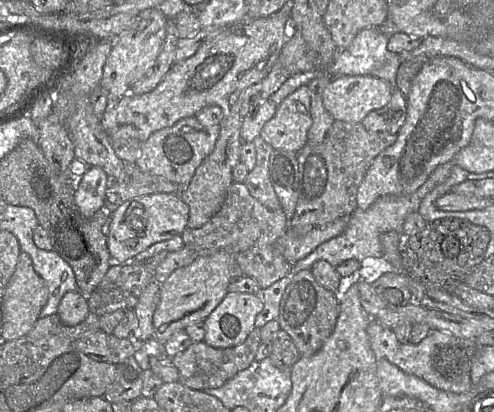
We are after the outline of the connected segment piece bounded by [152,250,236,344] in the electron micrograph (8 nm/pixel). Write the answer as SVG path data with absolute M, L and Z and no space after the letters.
M219 250L208 256L198 256L190 265L175 270L159 287L159 302L153 316L152 339L164 344L170 336L187 326L204 321L220 304L228 293L228 286L235 279L234 267L236 261L232 254Z

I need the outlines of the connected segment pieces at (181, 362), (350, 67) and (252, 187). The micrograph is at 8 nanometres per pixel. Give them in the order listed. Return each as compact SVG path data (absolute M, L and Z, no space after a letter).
M254 328L246 340L231 348L213 348L202 342L193 342L184 351L170 358L170 363L179 373L178 383L197 391L219 388L238 372L246 369L255 360L255 354L261 344L260 328Z
M379 28L363 29L348 47L337 50L332 64L323 70L331 75L331 79L341 75L373 76L395 87L402 61L399 54L387 49L388 41L389 35L382 33Z
M260 136L252 143L256 148L256 164L249 171L244 184L249 193L263 206L273 211L283 210L269 174L269 159L274 149Z

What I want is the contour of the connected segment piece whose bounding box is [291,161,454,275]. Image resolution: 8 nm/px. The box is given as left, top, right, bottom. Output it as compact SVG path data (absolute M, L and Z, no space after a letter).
M453 161L439 165L430 174L426 182L412 194L383 196L367 209L356 209L349 215L349 221L343 233L322 243L304 259L294 263L291 268L291 275L301 270L310 270L312 265L319 260L325 260L333 267L337 267L351 259L361 262L368 257L383 258L384 252L380 243L381 234L389 231L403 233L406 217L413 212L417 212L422 199L449 177L453 165Z

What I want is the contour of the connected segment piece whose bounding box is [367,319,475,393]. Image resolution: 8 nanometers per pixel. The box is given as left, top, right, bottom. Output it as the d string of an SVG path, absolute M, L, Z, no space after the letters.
M372 319L371 323L367 327L367 334L369 337L370 347L372 349L372 351L374 352L377 360L386 359L390 363L392 363L395 366L397 366L398 368L400 368L403 372L410 374L410 375L417 376L417 377L423 379L424 381L426 381L431 386L433 386L437 389L446 391L446 392L463 393L463 392L471 389L472 384L471 384L471 378L470 378L470 364L469 364L469 370L460 371L454 375L447 375L445 373L441 373L434 366L434 357L435 357L436 351L440 351L441 349L446 349L449 347L455 347L456 345L463 343L463 341L475 341L475 340L459 339L447 332L443 332L443 331L439 331L439 330L431 330L429 335L418 344L413 344L410 342L400 343L397 340L392 329L383 326L379 321L377 321L375 319Z

